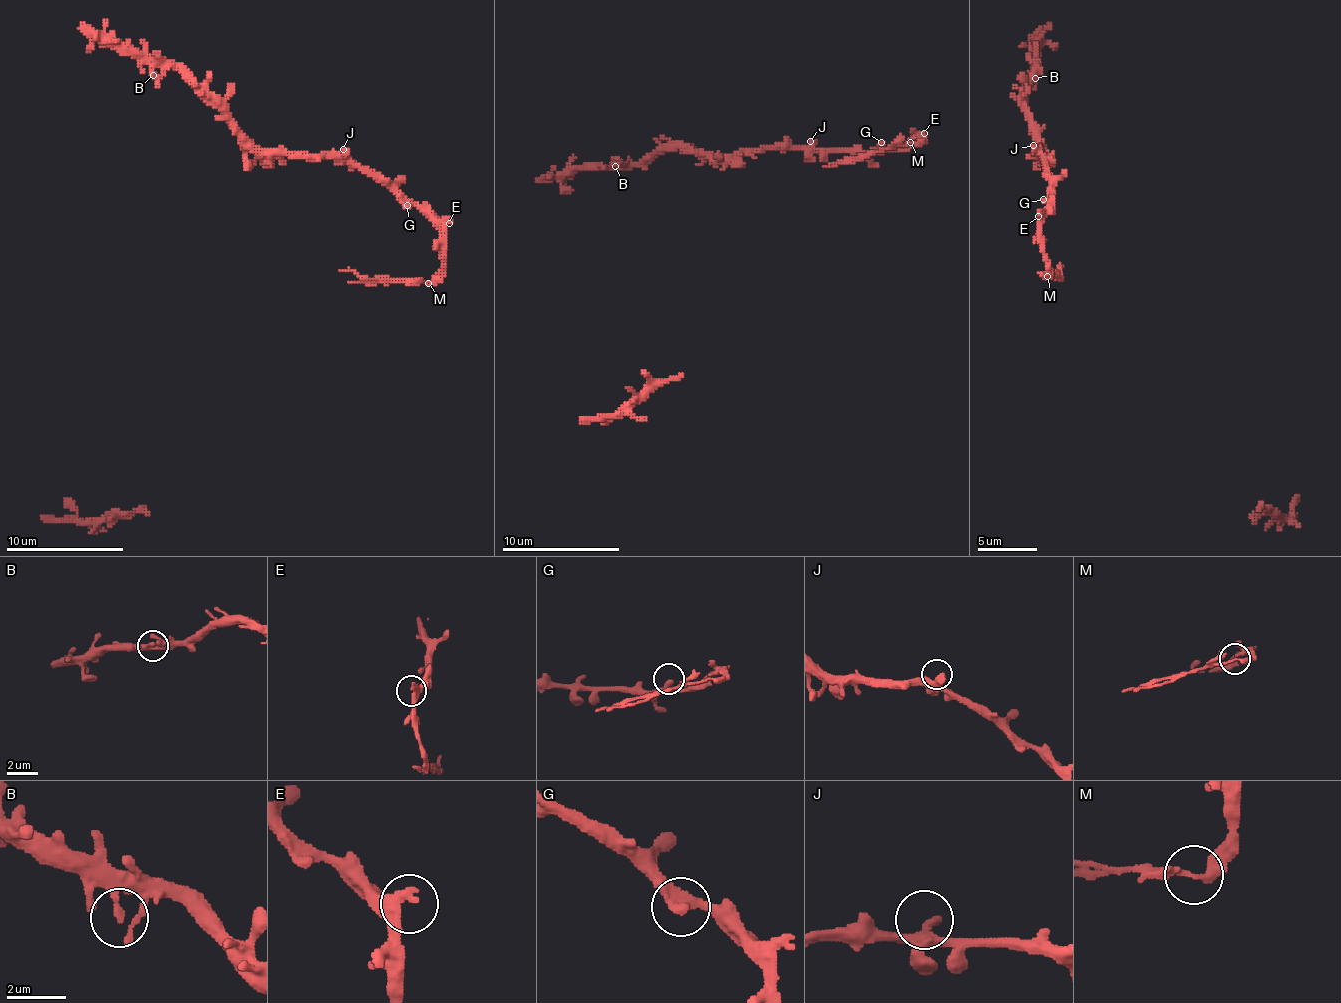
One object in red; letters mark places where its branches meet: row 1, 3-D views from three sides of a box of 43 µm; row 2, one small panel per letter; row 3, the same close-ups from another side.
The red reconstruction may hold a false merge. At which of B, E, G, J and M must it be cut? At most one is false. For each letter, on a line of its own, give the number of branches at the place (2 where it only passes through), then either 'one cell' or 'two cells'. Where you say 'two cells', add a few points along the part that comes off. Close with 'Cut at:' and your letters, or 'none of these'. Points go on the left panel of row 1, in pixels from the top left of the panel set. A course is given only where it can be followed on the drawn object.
B: 1 branches meet; one cell
E: 2 branches meet; one cell
G: 2 branches meet; one cell
J: 2 branches meet; one cell
M: 2 branches meet; two cells; foreign part runs (427, 282), (361, 279), (352, 270), (340, 270)
Cut at: M

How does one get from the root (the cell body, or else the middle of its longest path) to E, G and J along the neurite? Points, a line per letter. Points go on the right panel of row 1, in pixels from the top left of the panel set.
E: (1051, 276), (1048, 275), (1049, 266), (1044, 260), (1044, 237), (1038, 216)
G: (1051, 276), (1048, 275), (1049, 266), (1044, 260), (1040, 222), (1051, 211), (1052, 199), (1043, 199)
J: (1051, 276), (1048, 275), (1049, 266), (1044, 260), (1040, 222), (1051, 211), (1052, 199), (1045, 157), (1033, 145)

